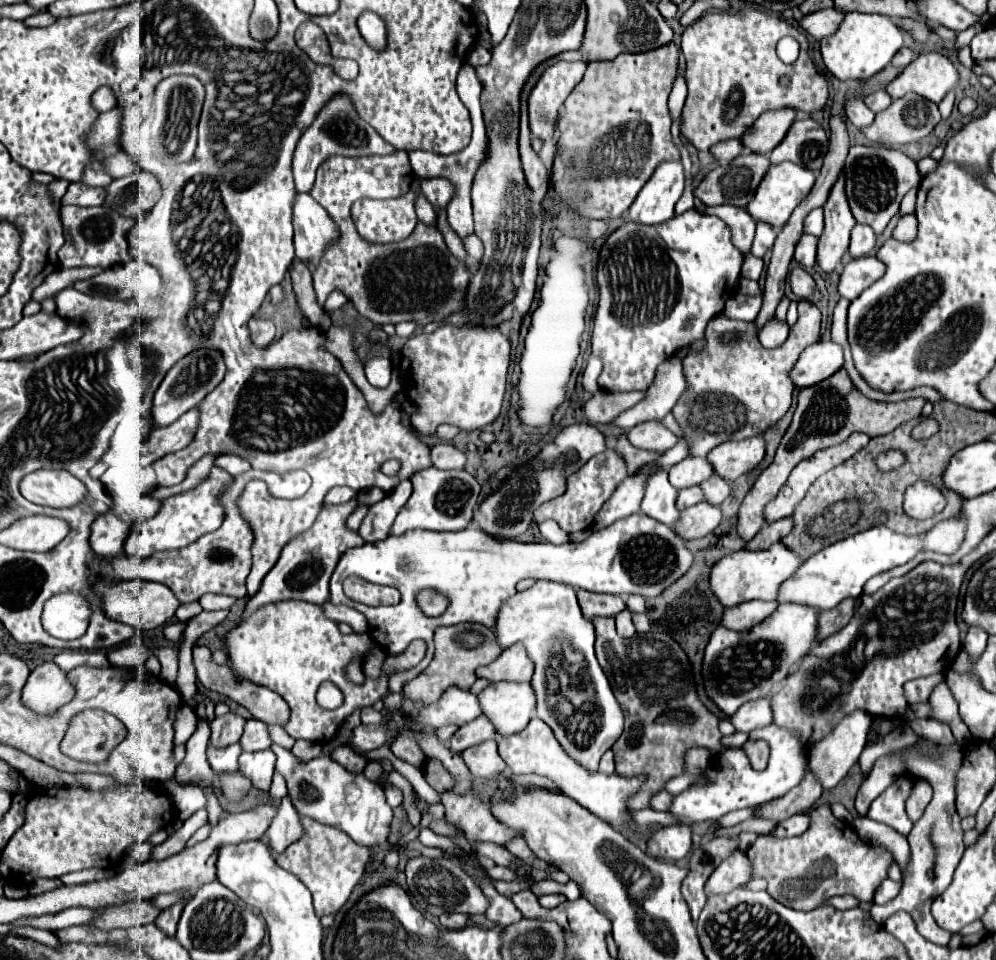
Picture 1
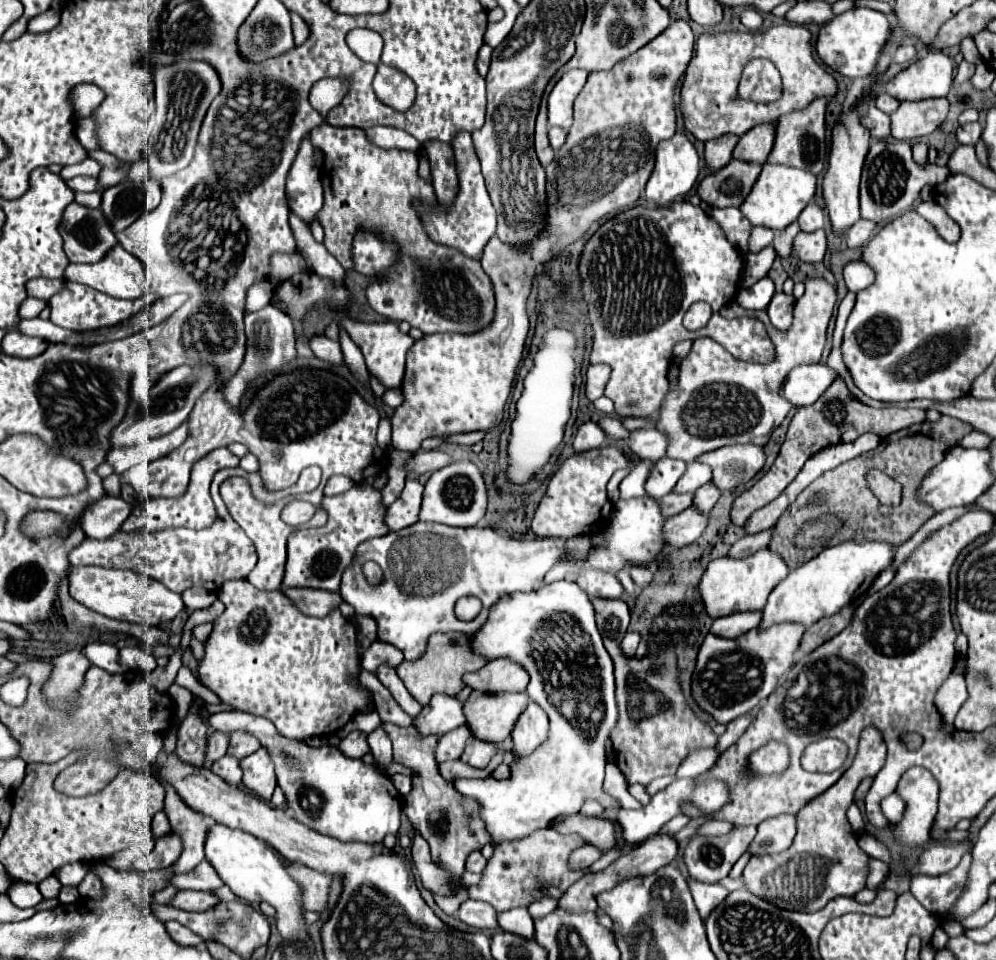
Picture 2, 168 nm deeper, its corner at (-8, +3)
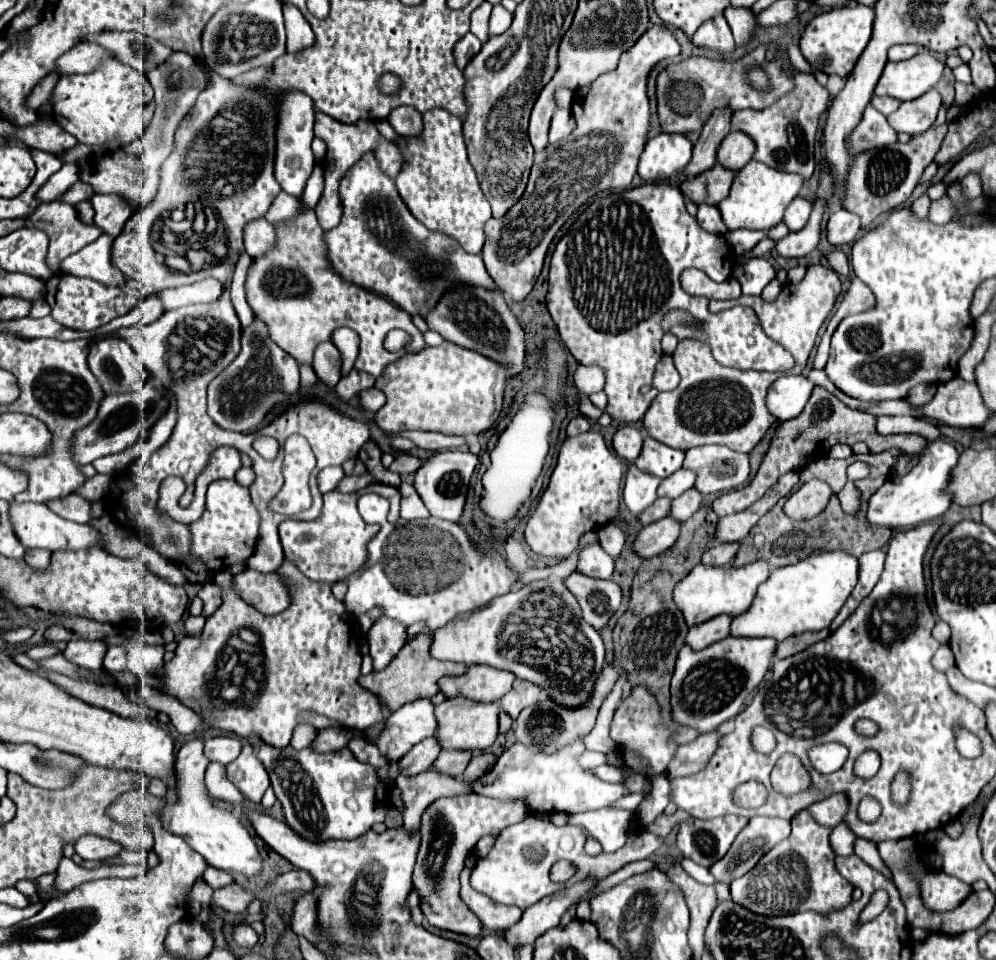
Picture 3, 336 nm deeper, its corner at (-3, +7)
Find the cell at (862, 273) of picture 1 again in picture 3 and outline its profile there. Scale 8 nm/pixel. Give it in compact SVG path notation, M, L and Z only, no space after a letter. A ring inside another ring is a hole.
M835 249L827 255L829 263L831 263L831 269L837 271L839 275L845 275L849 277L849 263L847 263L847 255L841 251L841 249Z

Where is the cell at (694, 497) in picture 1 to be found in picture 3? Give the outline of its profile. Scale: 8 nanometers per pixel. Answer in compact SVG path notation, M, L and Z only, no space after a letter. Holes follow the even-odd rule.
M661 497L661 499L657 499L649 509L645 509L645 513L641 513L641 517L637 517L643 525L649 525L649 523L653 523L653 521L659 521L659 519L663 519L663 517L667 517L669 513L671 513L671 503L673 503L673 499L669 499L669 497Z

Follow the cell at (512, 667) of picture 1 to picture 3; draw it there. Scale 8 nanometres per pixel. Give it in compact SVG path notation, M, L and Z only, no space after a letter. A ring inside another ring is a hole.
M471 665L459 677L441 677L441 691L447 697L469 697L473 701L499 701L513 687L515 675L491 665Z

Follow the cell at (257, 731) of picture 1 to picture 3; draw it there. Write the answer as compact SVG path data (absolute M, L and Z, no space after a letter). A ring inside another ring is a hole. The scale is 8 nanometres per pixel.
M217 735L205 741L205 755L211 761L217 761L221 765L227 765L235 761L235 757L241 753L241 739L235 735Z

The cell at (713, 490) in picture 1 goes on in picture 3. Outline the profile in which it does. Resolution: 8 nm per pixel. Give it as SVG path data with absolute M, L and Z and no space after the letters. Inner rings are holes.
M687 489L681 497L673 501L673 517L679 521L687 521L699 507L701 507L703 495L697 489Z

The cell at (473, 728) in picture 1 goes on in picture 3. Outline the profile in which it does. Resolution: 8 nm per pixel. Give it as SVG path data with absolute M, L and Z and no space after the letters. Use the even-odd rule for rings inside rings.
M427 737L425 741L417 743L409 753L405 753L399 759L399 767L403 775L417 775L421 771L427 771L433 761L439 757L439 753L443 751L441 743L437 737Z

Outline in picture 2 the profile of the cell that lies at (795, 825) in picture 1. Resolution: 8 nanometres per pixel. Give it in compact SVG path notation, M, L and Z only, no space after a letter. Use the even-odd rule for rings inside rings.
M794 815L770 817L758 825L758 833L754 841L748 845L750 855L762 853L780 853L786 851L796 835L796 819Z

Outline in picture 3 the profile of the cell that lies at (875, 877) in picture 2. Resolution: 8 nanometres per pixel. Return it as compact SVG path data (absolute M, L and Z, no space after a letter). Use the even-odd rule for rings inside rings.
M839 823L831 833L831 845L837 855L853 855L855 853L855 841L857 835L849 829L847 823Z

